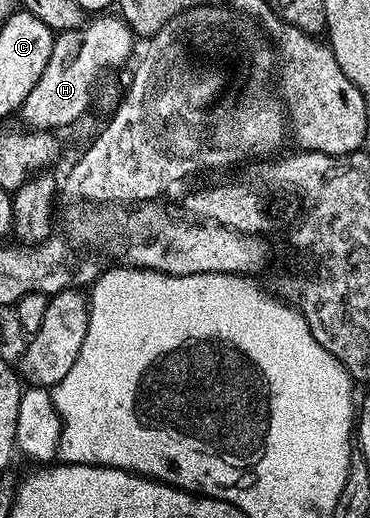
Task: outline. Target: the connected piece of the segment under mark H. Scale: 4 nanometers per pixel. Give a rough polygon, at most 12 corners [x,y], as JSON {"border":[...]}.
{"border":[[119,16],[61,30],[18,118],[60,132],[92,102],[111,62],[132,54]]}

